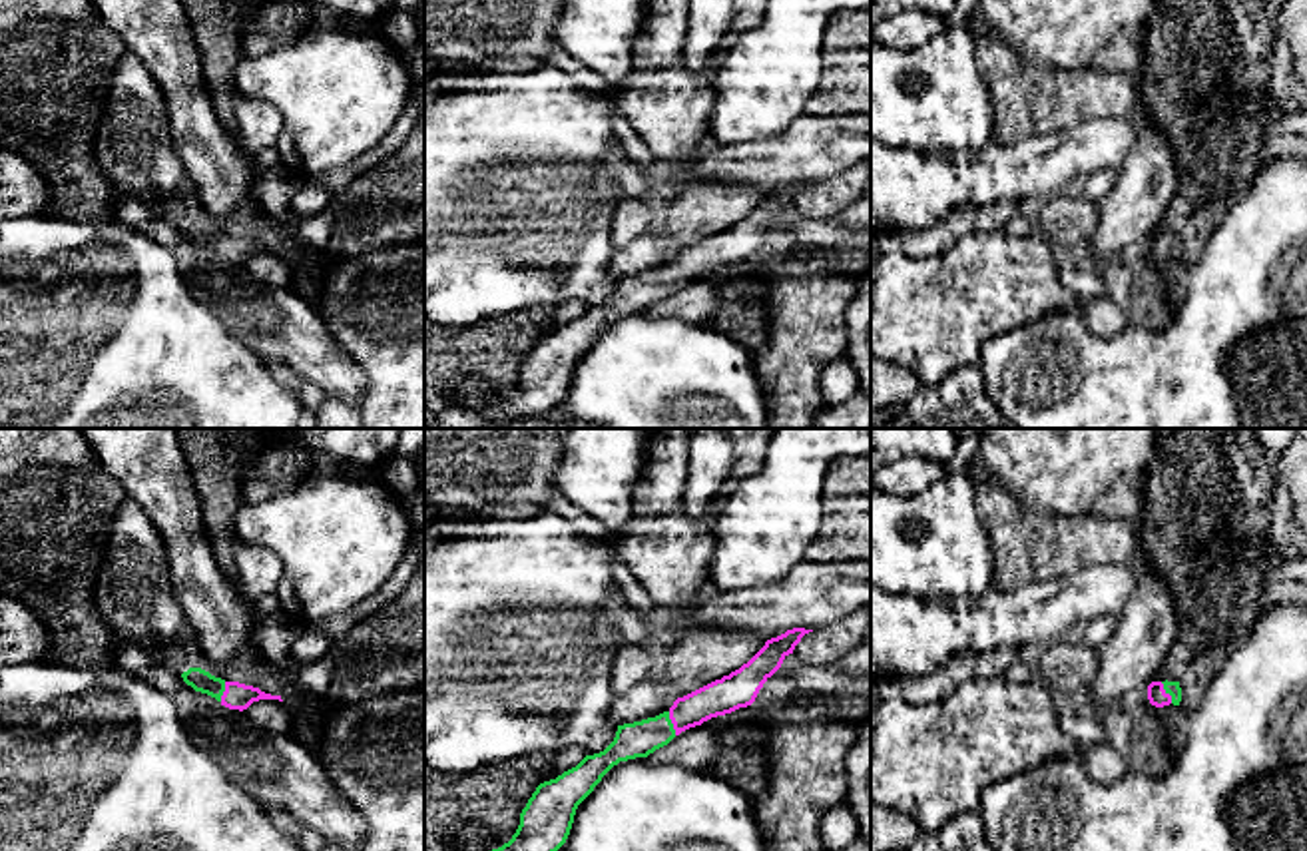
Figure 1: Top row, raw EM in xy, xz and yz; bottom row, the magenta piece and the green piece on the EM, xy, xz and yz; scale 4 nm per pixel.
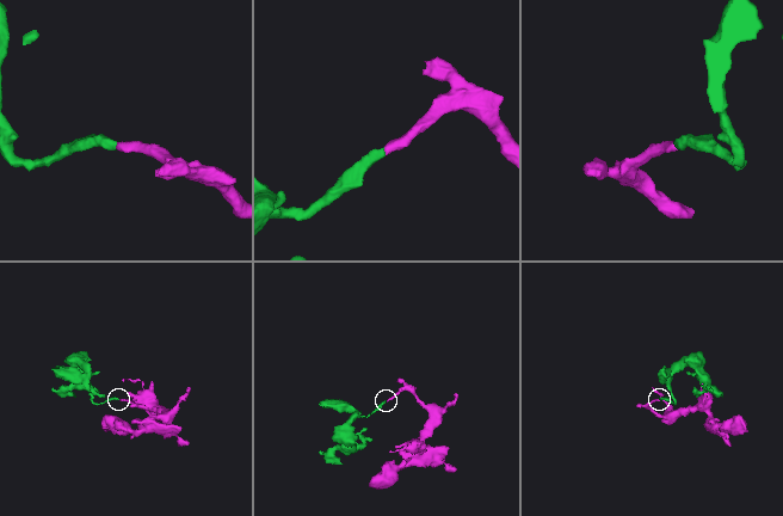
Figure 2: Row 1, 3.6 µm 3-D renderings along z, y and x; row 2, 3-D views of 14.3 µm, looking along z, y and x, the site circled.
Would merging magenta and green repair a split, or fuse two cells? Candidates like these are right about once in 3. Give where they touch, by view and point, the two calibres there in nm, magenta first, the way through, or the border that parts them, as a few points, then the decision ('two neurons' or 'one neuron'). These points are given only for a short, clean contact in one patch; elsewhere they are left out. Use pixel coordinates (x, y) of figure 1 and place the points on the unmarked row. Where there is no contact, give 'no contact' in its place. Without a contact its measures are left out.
xz (674, 278) | 140/140 nm | across xz (728, 248), (686, 266), (674, 278), (634, 293) | one neuron

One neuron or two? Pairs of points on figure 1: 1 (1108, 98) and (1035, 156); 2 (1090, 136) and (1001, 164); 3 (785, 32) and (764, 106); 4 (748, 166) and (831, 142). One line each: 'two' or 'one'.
1: two
2: one
3: one
4: one

